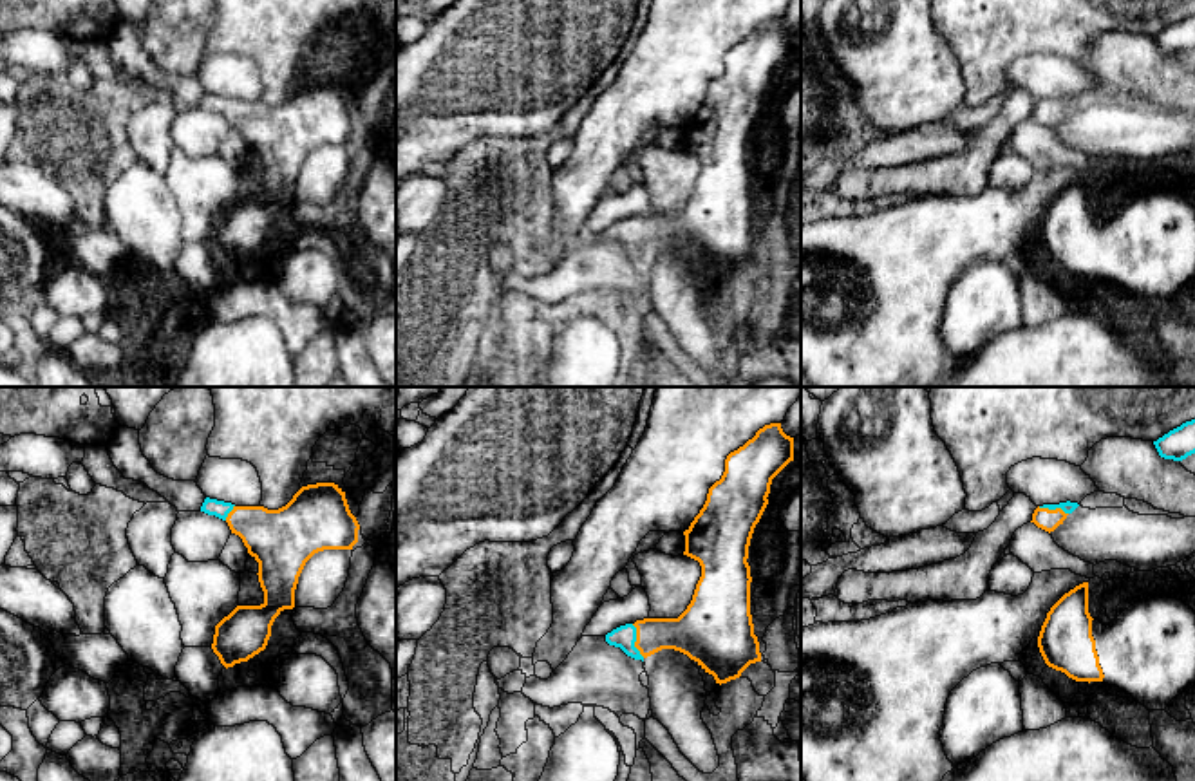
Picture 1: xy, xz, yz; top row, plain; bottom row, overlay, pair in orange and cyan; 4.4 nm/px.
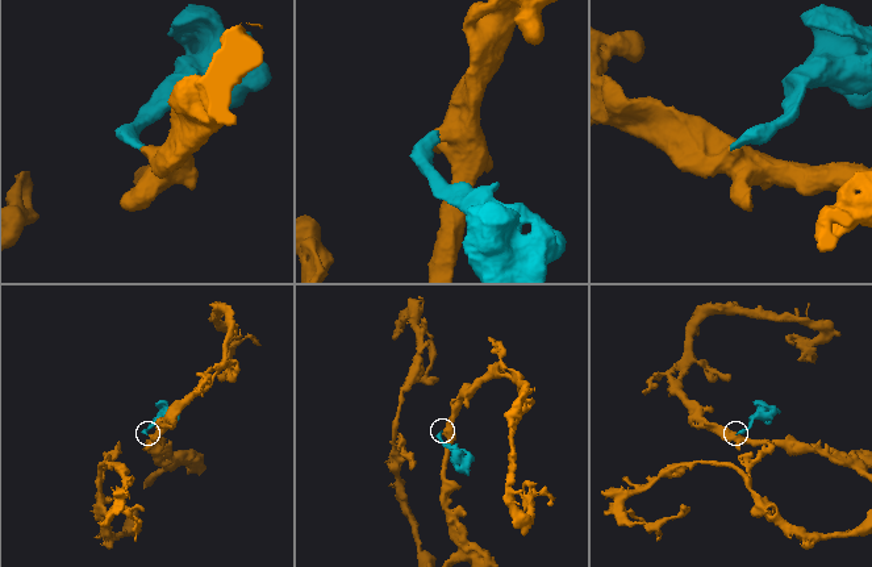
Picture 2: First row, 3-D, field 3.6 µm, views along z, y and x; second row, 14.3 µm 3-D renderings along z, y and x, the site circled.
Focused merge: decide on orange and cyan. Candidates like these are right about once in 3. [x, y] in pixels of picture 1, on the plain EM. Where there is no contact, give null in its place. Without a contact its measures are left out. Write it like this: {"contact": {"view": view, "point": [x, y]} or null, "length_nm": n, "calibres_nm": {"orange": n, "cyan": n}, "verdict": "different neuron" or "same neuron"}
{"contact": {"view": "xz", "point": [637, 235]}, "length_nm": 160, "calibres_nm": {"orange": 190, "cyan": 110}, "verdict": "same neuron"}

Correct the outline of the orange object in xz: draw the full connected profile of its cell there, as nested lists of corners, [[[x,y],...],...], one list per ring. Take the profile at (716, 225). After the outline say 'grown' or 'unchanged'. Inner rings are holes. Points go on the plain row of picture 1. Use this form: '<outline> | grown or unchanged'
[[[781,18],[765,20],[743,42],[730,47],[721,74],[709,83],[703,103],[683,127],[683,150],[701,161],[691,199],[678,213],[644,213],[620,221],[606,230],[606,237],[642,257],[662,244],[680,246],[720,280],[739,273],[750,259],[761,257],[750,210],[748,141],[768,99],[772,74],[790,56],[794,56],[794,33],[783,27]]] | grown

